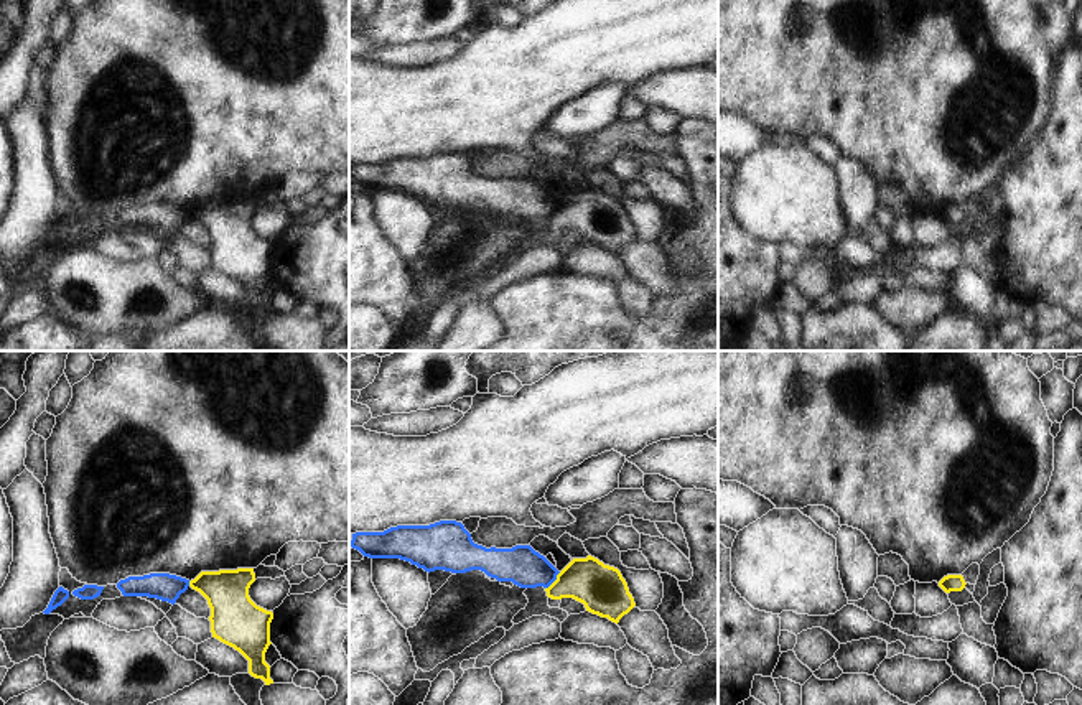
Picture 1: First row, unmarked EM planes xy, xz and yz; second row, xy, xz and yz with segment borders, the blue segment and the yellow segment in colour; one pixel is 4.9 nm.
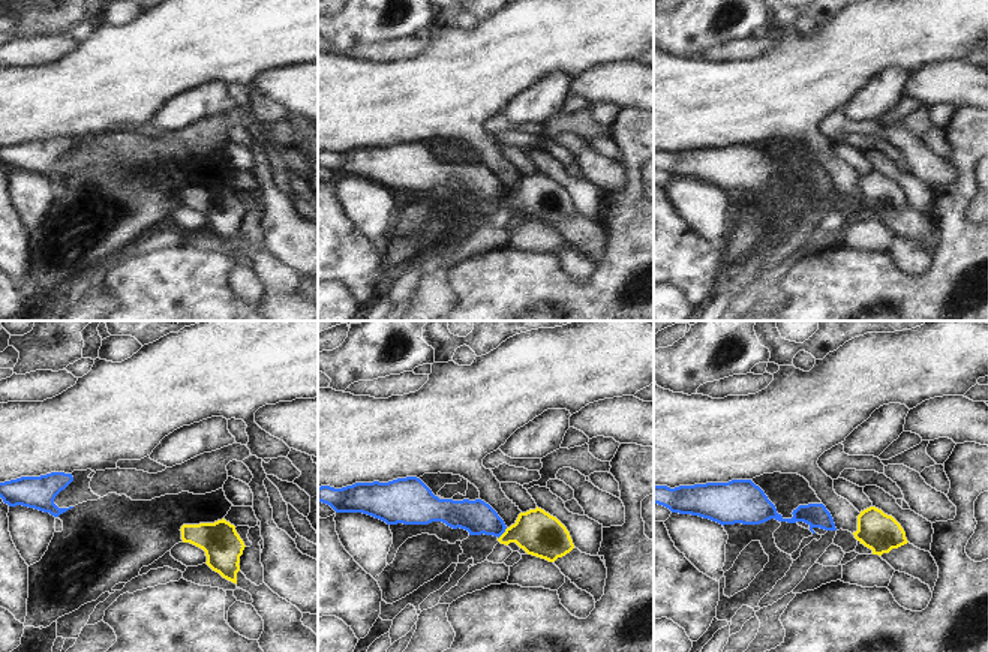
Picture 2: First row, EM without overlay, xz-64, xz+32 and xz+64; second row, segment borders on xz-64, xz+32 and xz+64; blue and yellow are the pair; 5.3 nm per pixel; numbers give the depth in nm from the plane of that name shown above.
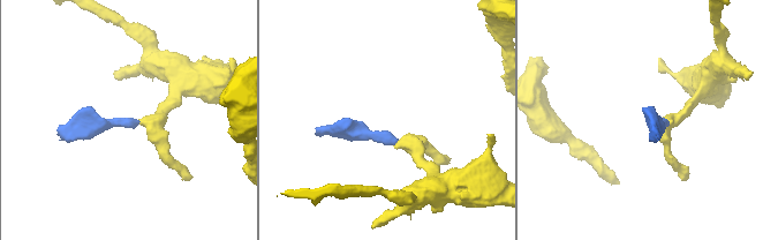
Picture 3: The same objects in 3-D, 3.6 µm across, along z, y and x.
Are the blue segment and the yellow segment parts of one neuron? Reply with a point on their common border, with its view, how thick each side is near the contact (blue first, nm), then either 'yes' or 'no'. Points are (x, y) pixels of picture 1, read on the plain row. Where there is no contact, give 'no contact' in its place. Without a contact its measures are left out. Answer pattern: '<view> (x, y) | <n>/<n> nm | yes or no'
xz (554, 211) | 190/240 nm | no

